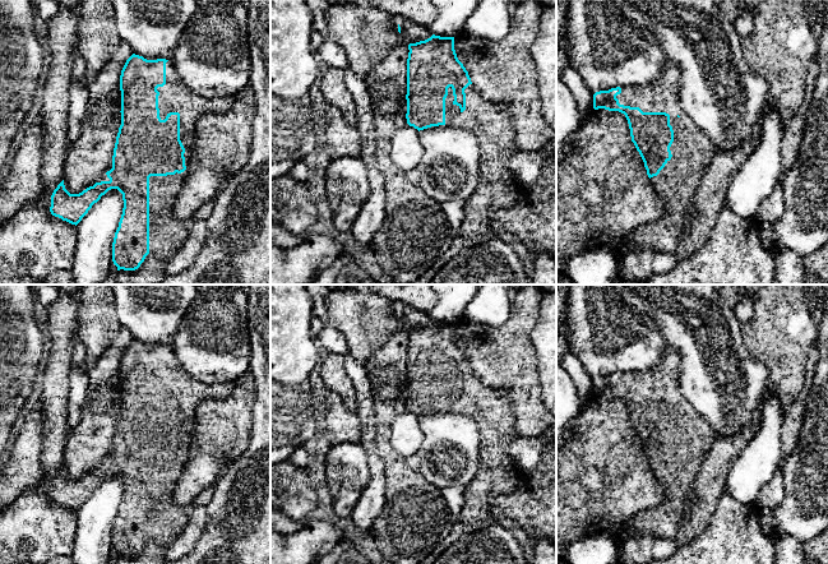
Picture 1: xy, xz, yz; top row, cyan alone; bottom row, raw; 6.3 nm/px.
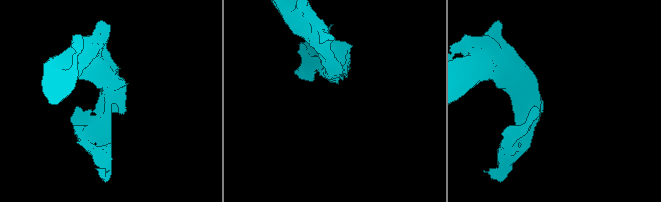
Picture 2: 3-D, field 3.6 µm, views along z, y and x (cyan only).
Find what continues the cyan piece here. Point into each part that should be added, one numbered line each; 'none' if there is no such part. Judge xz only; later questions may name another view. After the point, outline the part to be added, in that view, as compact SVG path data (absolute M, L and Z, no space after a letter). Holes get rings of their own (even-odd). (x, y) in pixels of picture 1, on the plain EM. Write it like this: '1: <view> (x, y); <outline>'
1: xz (491, 410); M472 370L466 375L466 396L454 390L452 373L445 384L445 411L471 417L480 430L480 461L490 472L492 487L491 501L499 495L510 494L521 481L508 448L517 439L515 420L508 390L496 390L484 385Z

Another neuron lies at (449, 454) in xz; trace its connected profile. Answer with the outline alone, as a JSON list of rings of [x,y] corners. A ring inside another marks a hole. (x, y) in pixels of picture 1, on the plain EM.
[[[439,411],[418,417],[418,425],[424,433],[422,444],[417,452],[421,461],[418,472],[438,489],[464,489],[476,476],[480,461],[480,430],[478,425],[468,416]]]

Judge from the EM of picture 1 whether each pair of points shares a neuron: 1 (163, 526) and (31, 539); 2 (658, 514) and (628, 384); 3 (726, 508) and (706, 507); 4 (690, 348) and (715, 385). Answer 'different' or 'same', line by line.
1: different
2: same
3: different
4: same

